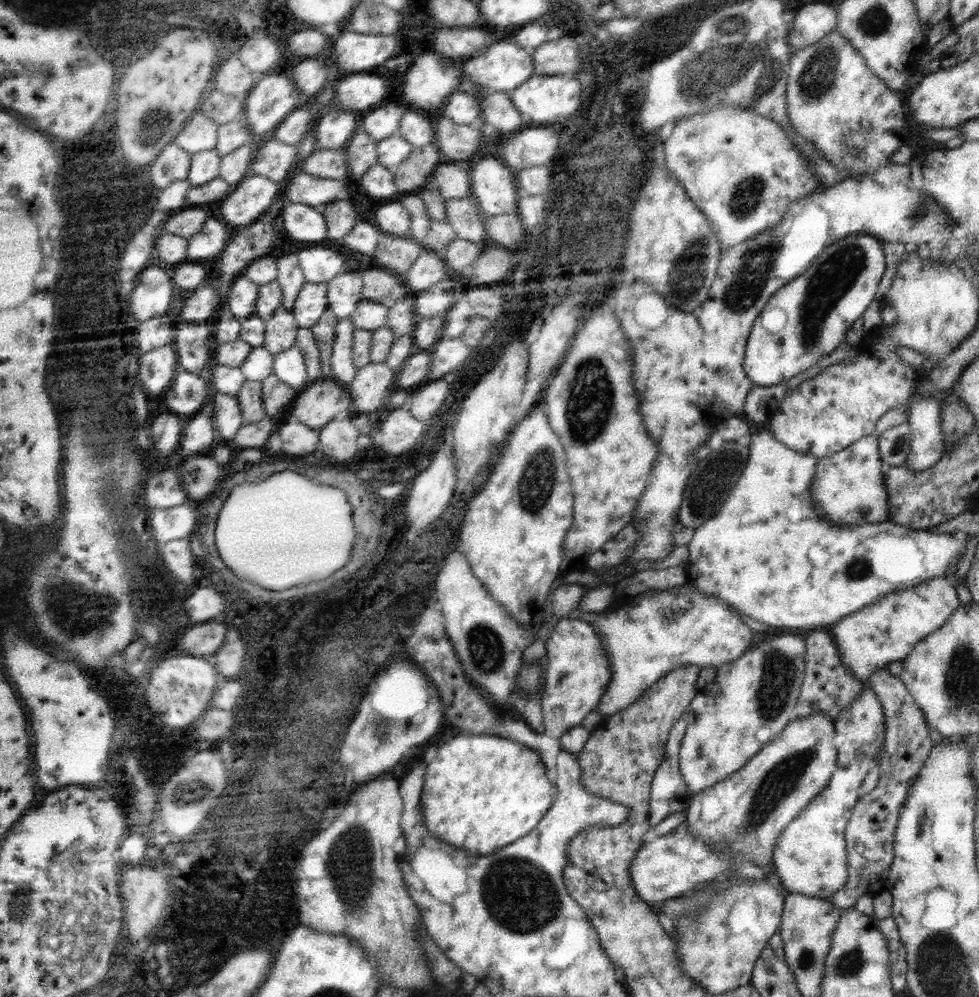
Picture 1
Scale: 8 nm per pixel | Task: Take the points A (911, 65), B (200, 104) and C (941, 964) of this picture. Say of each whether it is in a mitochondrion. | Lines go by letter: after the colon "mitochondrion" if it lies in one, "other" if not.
A: other
B: other
C: mitochondrion

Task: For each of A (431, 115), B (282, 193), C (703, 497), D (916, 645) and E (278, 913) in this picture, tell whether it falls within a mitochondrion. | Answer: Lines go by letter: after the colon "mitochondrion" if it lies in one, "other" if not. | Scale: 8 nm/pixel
A: other
B: other
C: mitochondrion
D: other
E: other

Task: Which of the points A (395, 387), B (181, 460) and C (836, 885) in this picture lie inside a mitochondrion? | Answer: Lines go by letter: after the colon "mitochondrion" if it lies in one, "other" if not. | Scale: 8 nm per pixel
A: other
B: other
C: other

